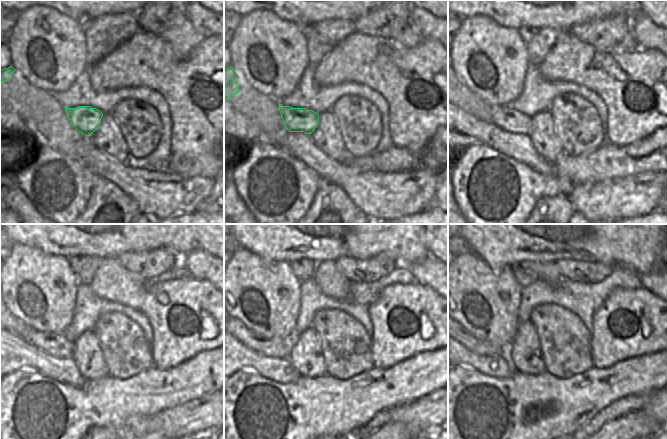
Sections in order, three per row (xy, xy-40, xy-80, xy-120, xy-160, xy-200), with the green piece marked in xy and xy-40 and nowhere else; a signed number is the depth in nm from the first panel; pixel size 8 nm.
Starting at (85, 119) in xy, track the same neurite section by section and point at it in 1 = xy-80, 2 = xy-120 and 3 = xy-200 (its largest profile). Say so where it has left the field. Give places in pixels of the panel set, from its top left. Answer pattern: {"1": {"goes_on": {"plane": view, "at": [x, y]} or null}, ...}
{"1": {"goes_on": {"plane": "xy-80", "at": [507, 119]}}, "2": {"goes_on": {"plane": "xy-120", "at": [56, 345]}}, "3": {"goes_on": {"plane": "xy-200", "at": [503, 351]}}}

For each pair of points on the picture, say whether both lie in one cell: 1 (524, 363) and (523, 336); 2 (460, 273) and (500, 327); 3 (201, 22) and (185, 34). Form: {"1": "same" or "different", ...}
{"1": "same", "2": "same", "3": "different"}

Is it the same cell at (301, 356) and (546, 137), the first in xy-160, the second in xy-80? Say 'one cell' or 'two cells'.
one cell

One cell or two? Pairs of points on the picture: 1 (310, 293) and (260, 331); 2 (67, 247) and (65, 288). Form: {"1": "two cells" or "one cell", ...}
{"1": "two cells", "2": "two cells"}

